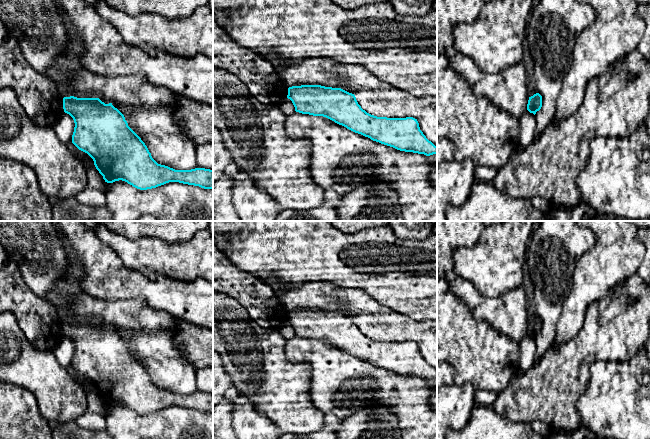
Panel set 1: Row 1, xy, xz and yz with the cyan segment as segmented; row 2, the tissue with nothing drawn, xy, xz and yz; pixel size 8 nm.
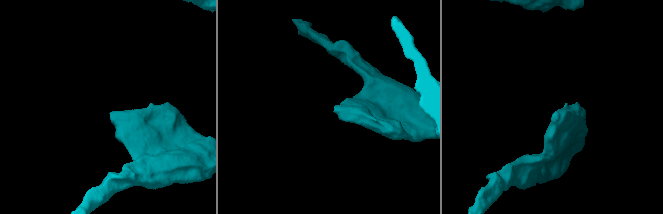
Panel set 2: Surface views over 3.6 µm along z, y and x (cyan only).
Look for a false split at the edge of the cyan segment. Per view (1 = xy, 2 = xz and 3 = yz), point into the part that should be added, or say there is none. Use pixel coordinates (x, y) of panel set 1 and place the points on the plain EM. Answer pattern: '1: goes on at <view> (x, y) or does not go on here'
1: does not go on here
2: does not go on here
3: does not go on here

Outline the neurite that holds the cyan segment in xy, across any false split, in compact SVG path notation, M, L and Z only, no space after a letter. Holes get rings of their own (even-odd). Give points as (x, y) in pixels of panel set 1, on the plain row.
M70 320L63 322L63 333L75 347L72 367L93 383L105 406L122 404L140 414L169 406L213 413L213 394L175 394L158 388L112 327Z

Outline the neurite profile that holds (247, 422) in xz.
M239 393L230 401L234 405L232 427L238 439L278 439L283 433L274 422L256 410L249 398Z

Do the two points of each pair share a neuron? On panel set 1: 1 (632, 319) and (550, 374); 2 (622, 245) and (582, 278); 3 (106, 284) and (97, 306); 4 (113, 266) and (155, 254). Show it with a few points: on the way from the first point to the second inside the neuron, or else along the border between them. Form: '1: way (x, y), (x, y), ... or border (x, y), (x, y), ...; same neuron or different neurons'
1: way (612, 330), (586, 346), (570, 361); same neuron
2: way (612, 255), (592, 275); same neuron
3: border (86, 293), (102, 299), (123, 300); different neurons
4: border (107, 246), (116, 253), (128, 268), (144, 274); different neurons

